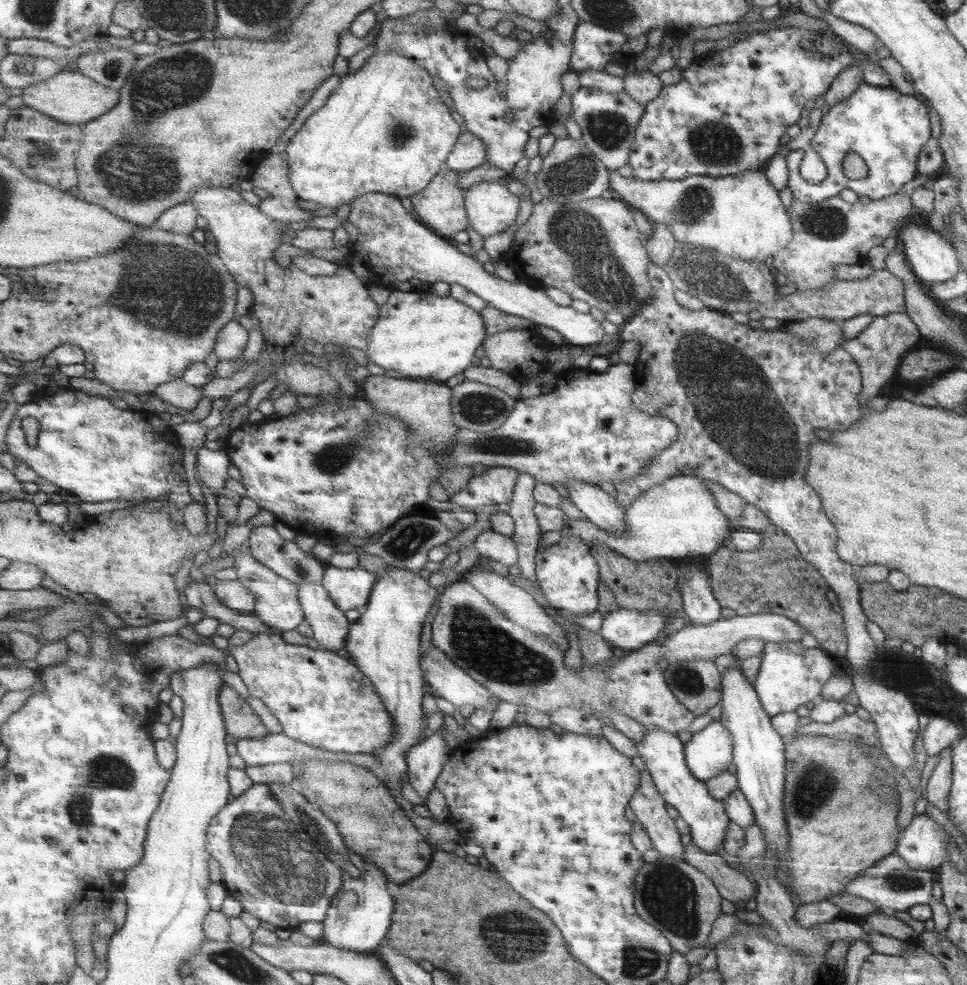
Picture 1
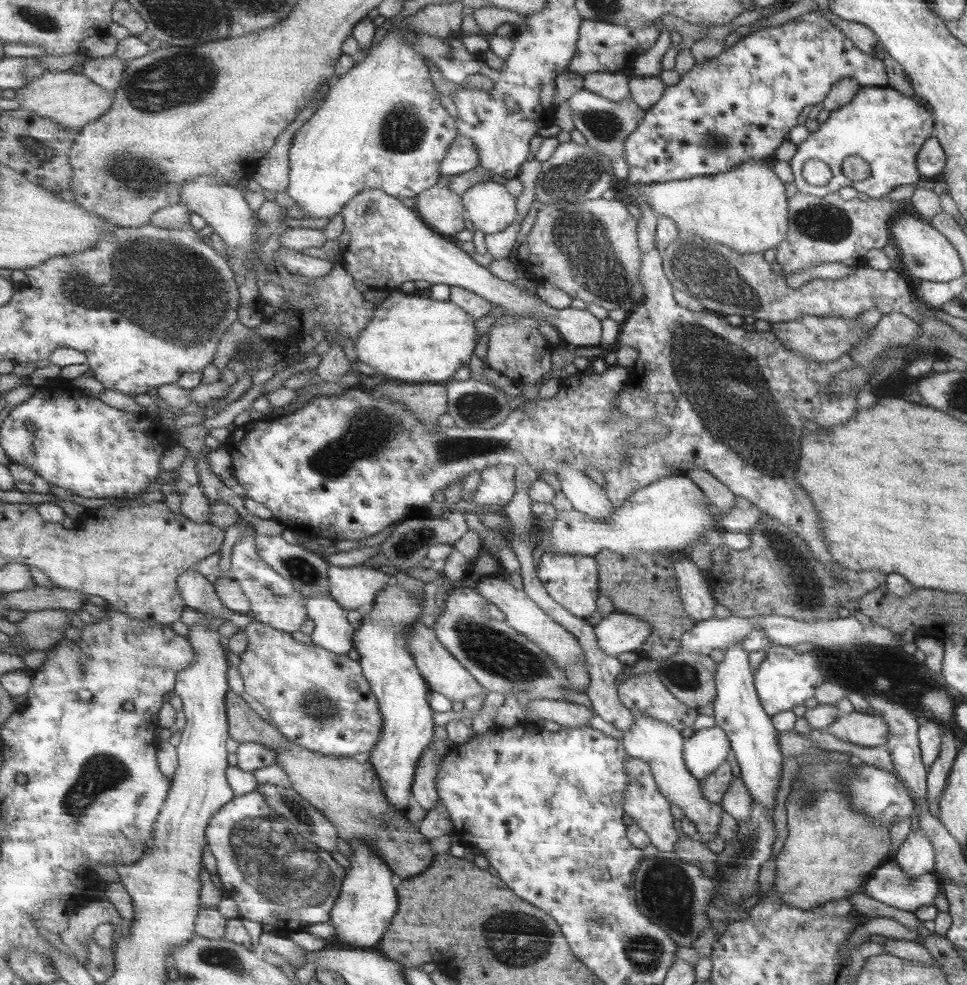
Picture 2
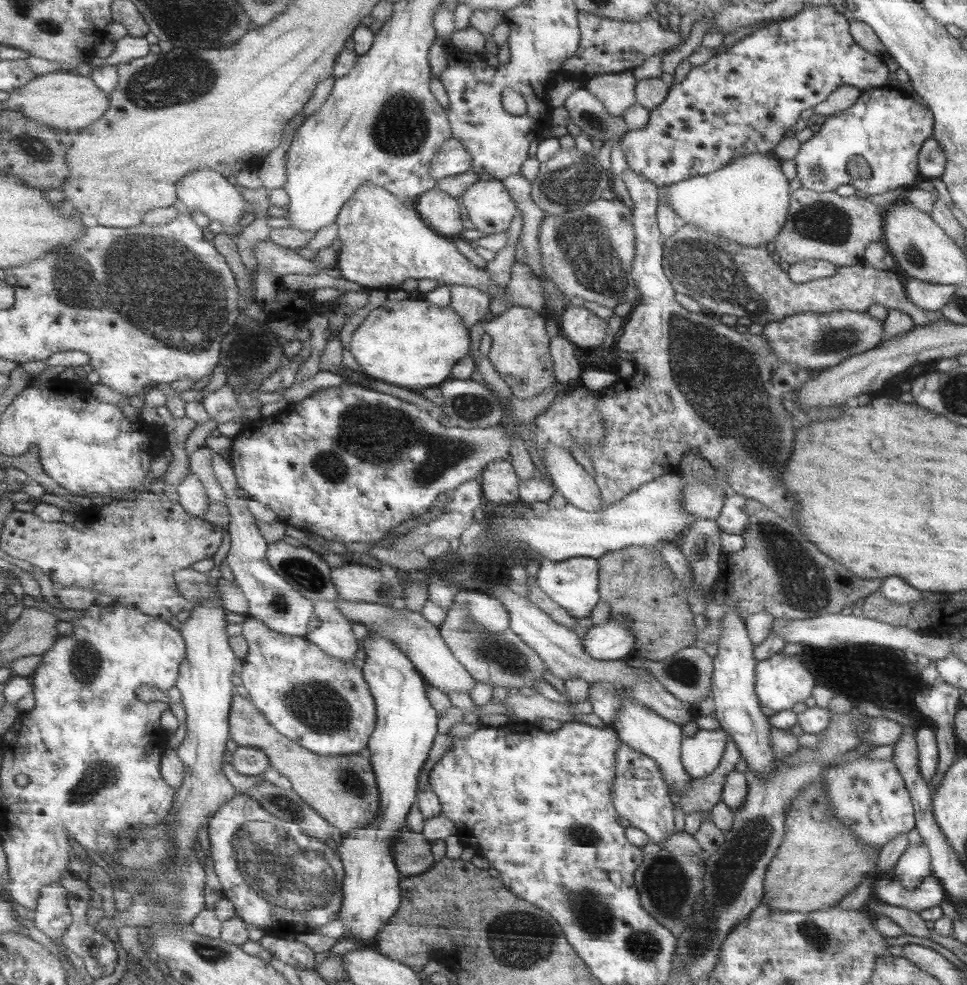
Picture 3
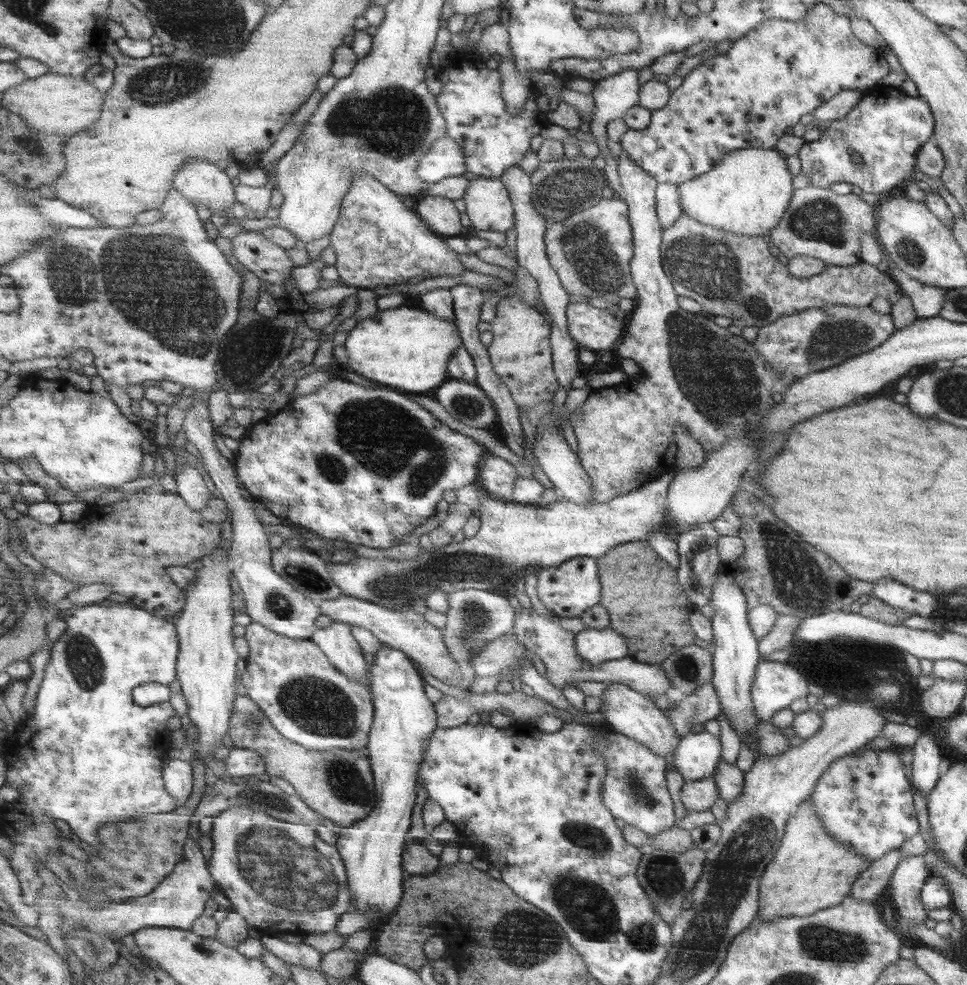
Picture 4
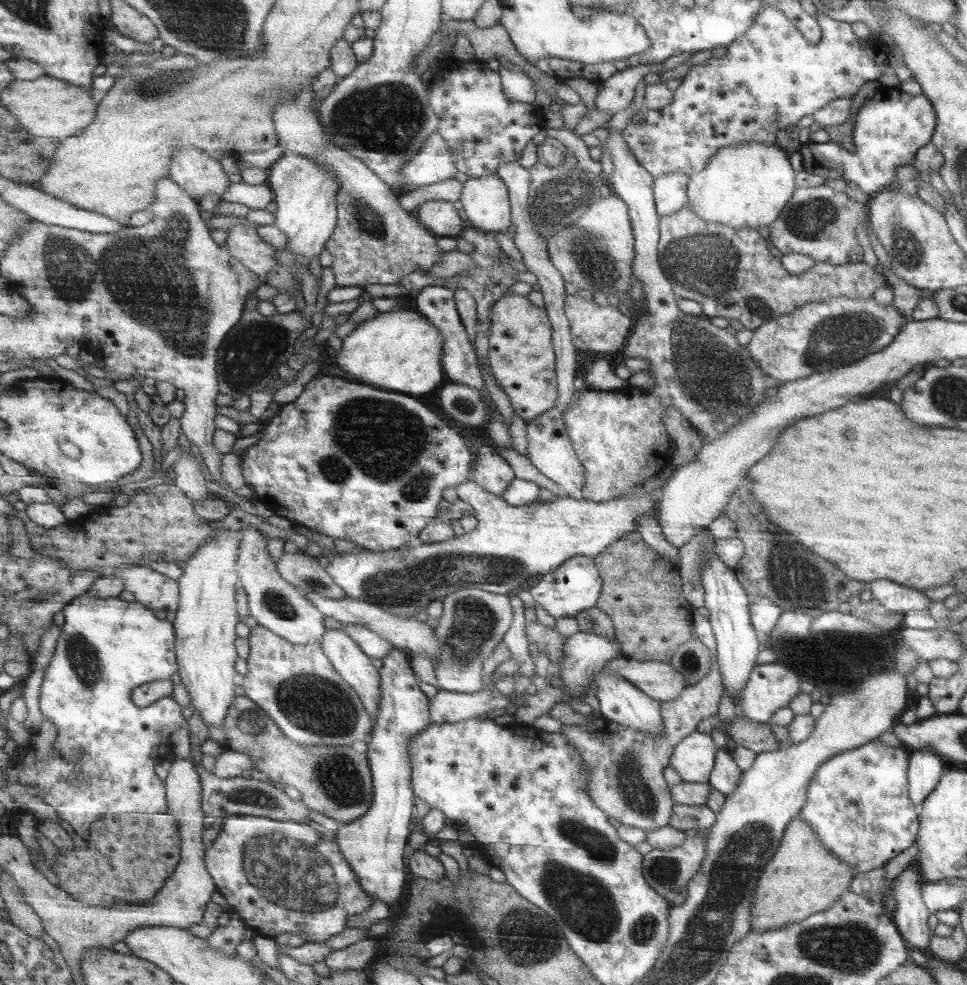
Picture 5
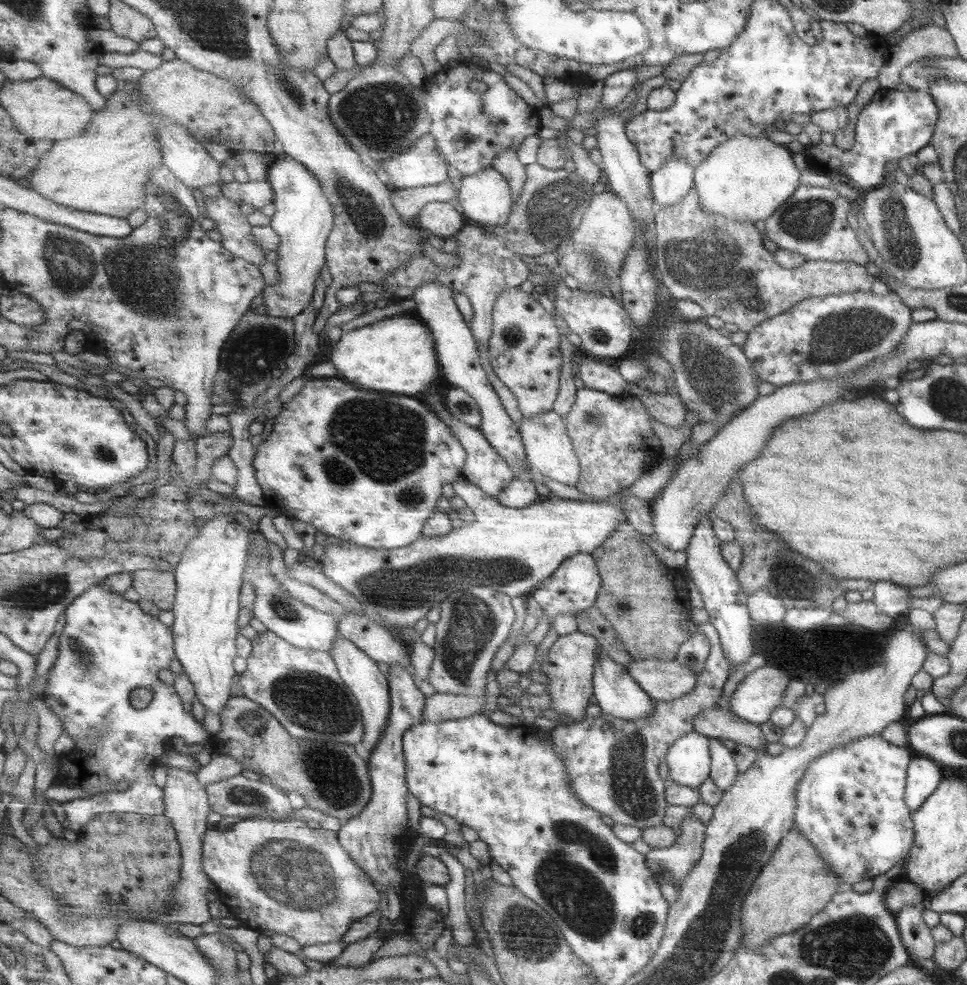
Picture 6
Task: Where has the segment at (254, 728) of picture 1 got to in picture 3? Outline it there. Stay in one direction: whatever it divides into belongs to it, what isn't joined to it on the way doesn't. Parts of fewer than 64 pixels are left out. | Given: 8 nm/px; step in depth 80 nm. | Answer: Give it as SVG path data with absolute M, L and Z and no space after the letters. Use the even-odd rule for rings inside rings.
M238 693L234 696L230 715L230 736L241 747L257 747L263 749L270 758L270 766L282 772L293 783L294 789L315 810L318 810L334 827L338 828L342 836L347 836L358 828L367 828L380 815L382 798L374 764L367 753L349 753L343 755L320 755L305 748L298 742L287 738L282 732L270 724L265 714L255 706L254 701L245 699ZM403 828L394 842L394 859L403 877L415 876L435 866L437 860L431 852L432 841L427 840L421 832L413 832Z

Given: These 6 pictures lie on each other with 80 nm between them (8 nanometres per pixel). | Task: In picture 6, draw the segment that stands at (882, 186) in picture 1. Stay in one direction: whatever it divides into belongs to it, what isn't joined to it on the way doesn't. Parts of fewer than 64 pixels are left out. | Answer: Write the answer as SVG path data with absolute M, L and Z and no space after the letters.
M880 88L857 115L851 149L841 150L835 145L820 142L815 145L809 143L804 148L804 162L815 173L828 176L843 174L857 184L855 188L860 192L871 190L885 182L886 162L908 157L929 144L937 113L927 91Z

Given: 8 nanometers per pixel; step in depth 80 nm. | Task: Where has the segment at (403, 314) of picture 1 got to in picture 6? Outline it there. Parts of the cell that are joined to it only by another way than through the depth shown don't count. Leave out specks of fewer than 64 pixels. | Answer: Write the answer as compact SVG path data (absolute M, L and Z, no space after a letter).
M417 314L392 316L345 332L342 339L332 348L329 362L338 370L339 378L367 390L415 396L419 392L429 390L435 382L439 384L439 380L443 381L443 368L438 359L438 340L431 327Z

